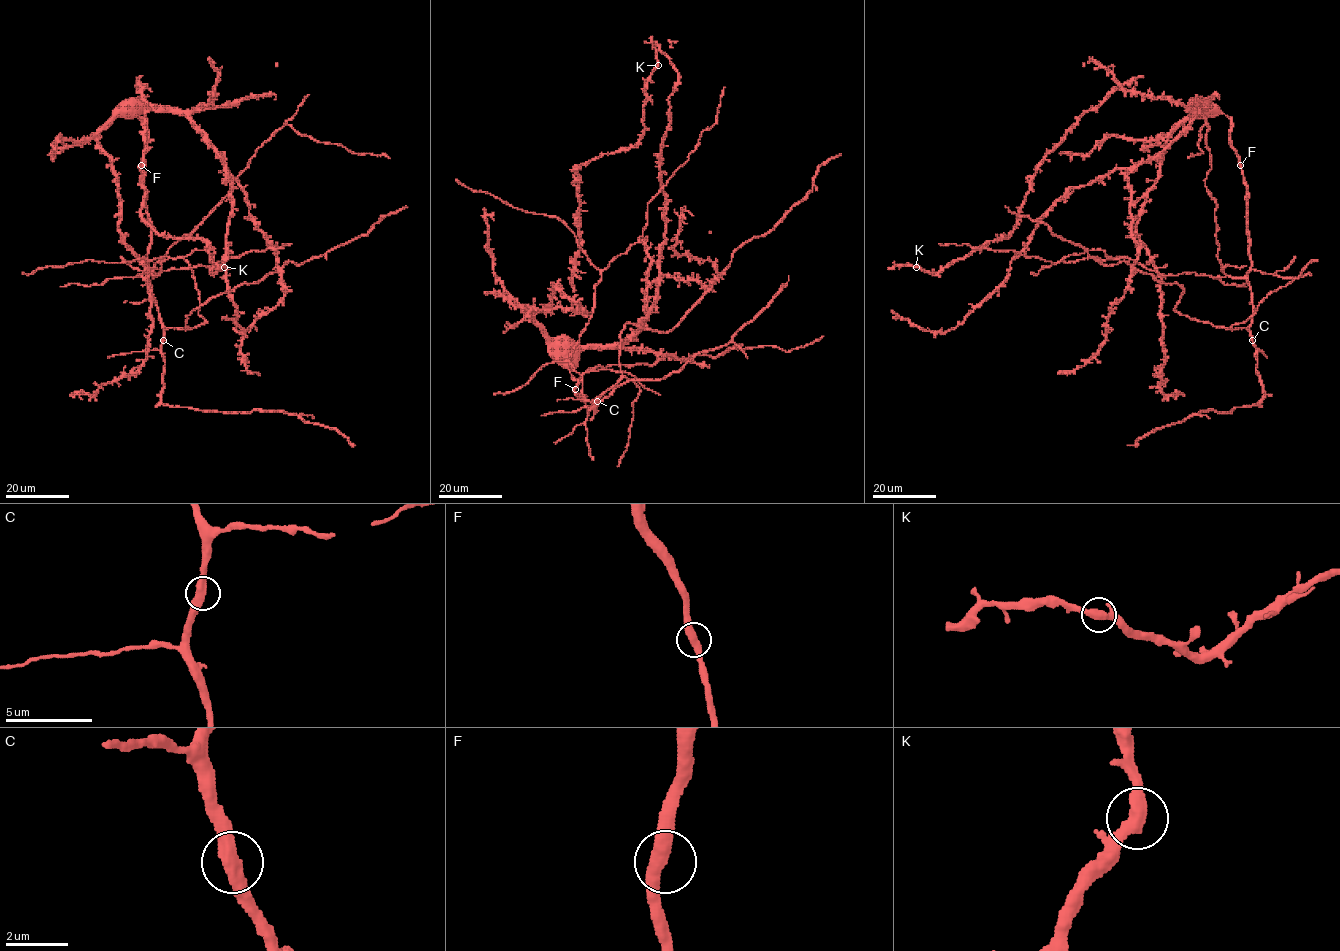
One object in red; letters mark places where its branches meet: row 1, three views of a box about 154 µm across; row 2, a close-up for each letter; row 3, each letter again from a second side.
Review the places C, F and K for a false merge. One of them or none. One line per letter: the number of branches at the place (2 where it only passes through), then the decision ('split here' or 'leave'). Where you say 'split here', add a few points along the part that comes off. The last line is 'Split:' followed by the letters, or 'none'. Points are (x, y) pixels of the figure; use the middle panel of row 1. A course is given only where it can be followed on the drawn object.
C: 2 | leave
F: 2 | leave
K: 2 | leave
Split: none

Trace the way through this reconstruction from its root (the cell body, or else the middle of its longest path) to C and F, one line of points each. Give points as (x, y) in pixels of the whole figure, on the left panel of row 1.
C: (133, 101), (180, 109), (204, 133), (280, 268), (209, 298), (186, 316), (187, 329), (167, 328), (163, 340)
F: (133, 101), (180, 109), (204, 133), (280, 268), (209, 298), (187, 329), (165, 328), (141, 165)

